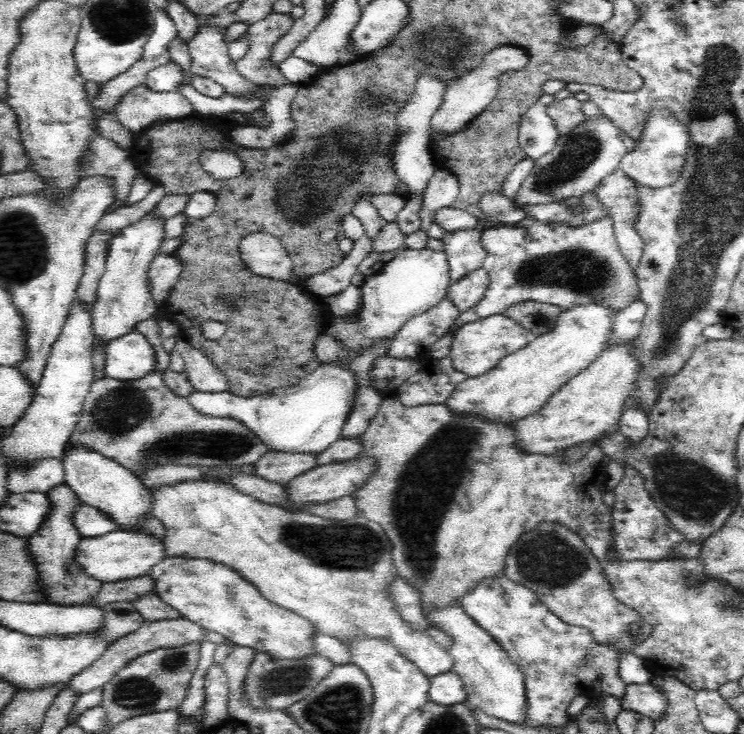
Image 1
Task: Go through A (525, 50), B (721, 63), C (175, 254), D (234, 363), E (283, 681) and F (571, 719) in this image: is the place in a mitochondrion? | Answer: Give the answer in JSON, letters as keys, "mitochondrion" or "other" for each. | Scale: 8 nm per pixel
{"A":"other","B":"mitochondrion","C":"other","D":"other","E":"mitochondrion","F":"other"}

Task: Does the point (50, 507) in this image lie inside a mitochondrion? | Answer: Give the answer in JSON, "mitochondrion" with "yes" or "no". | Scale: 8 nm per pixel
{"mitochondrion":"no"}

